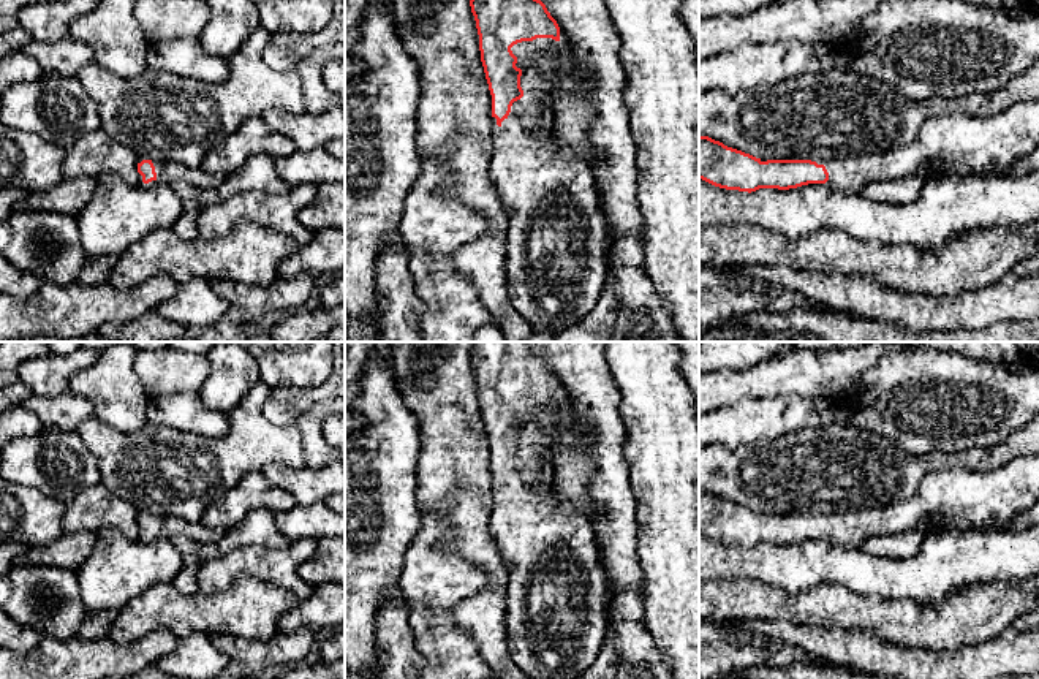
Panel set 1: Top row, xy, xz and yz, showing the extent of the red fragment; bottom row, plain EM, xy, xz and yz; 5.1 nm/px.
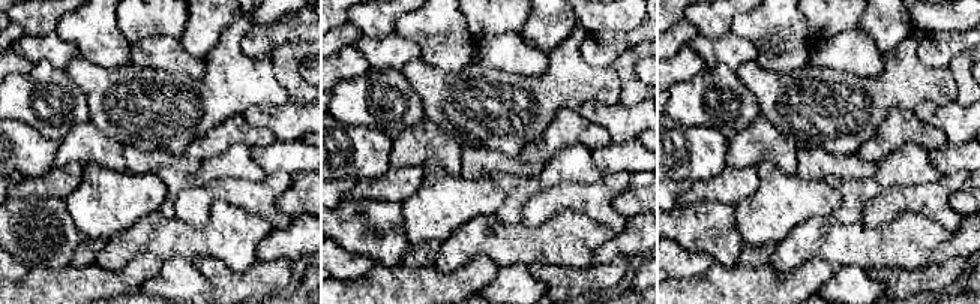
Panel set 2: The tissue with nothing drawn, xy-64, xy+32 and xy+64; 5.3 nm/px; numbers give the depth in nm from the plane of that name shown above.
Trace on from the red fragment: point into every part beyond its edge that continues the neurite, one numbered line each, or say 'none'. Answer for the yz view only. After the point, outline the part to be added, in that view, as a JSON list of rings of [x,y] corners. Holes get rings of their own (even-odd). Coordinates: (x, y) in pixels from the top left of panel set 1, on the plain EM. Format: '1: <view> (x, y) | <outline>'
1: yz (955, 500) | [[[1039,454],[1018,456],[988,472],[950,468],[924,476],[916,492],[901,502],[882,508],[860,508],[816,516],[824,519],[829,535],[824,538],[846,549],[860,549],[870,537],[897,535],[920,530],[924,537],[938,532],[1001,530],[1020,511],[1039,499]]]

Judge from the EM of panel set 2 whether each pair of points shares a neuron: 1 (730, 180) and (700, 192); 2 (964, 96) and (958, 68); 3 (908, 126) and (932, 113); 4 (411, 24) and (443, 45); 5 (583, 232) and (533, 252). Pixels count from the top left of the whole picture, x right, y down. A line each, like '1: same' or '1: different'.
1: same
2: same
3: different
4: same
5: same

